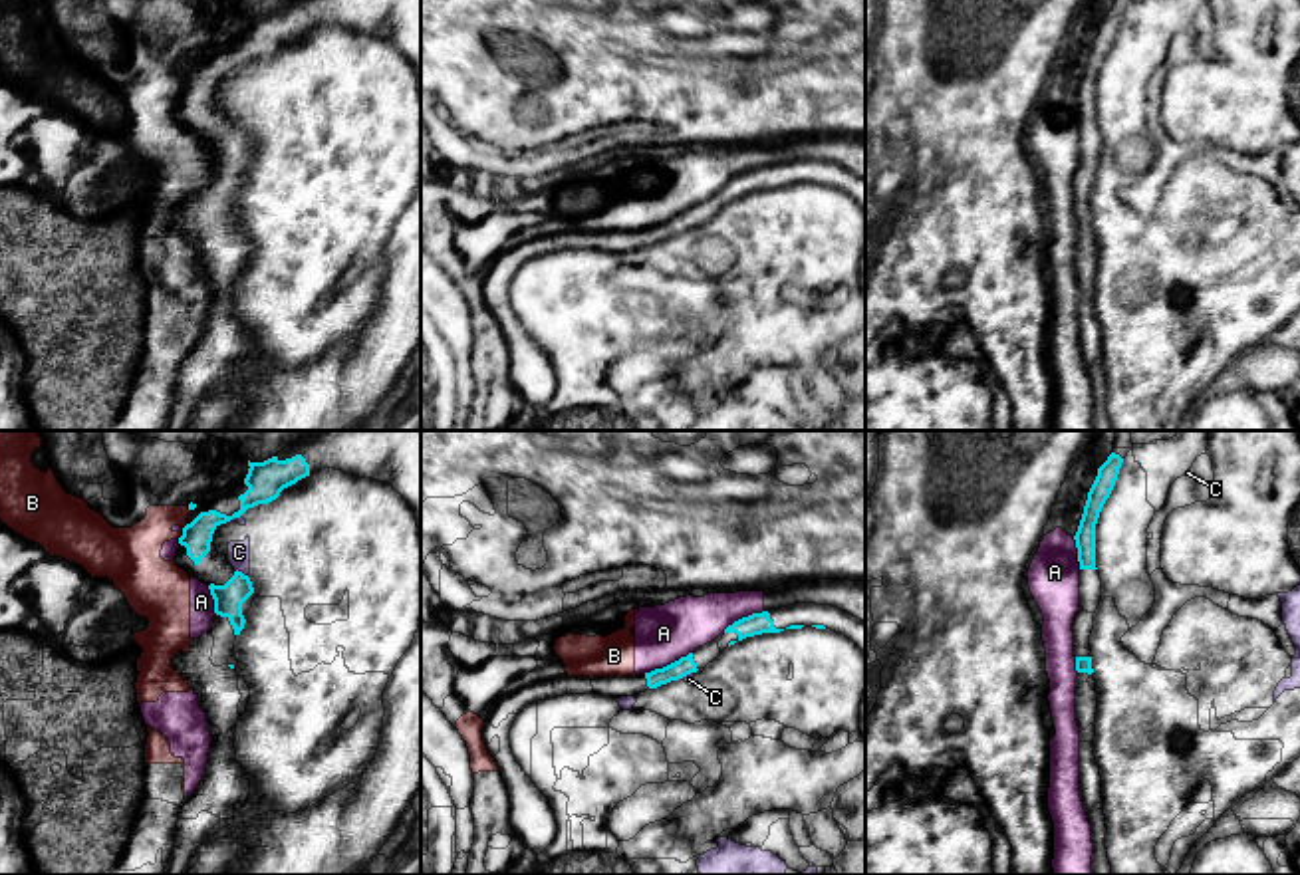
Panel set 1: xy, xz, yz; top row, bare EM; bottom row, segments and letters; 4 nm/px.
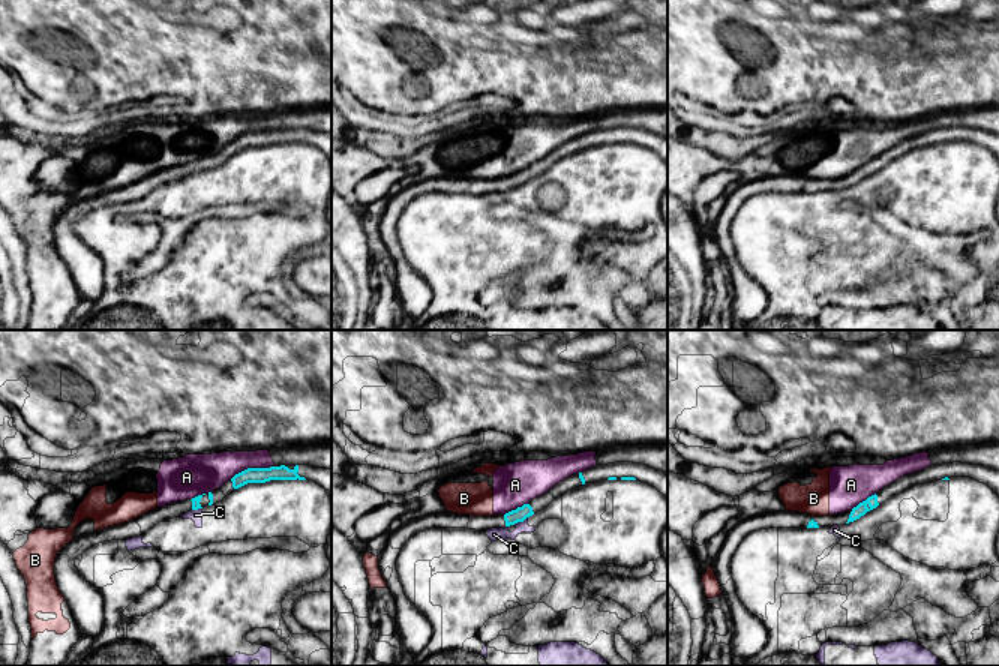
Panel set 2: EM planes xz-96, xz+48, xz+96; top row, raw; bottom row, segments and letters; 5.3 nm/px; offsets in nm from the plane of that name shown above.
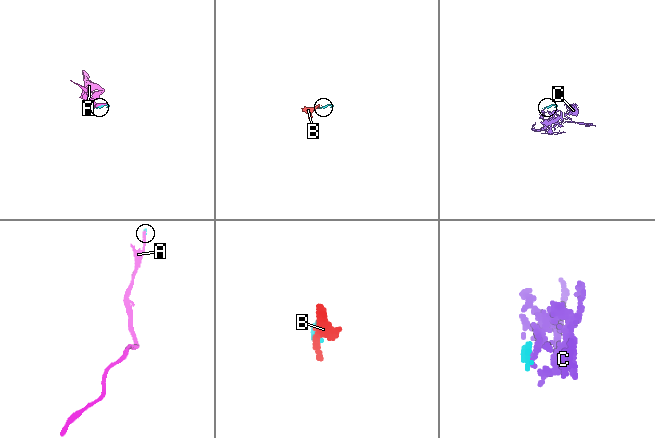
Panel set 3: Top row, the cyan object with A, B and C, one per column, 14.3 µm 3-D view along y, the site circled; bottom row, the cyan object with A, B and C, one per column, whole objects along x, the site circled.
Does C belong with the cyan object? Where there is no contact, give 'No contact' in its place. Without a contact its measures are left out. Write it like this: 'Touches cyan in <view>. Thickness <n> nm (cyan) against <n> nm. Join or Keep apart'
Touches cyan in xy. Thickness 120 nm (cyan) against 100 nm. Keep apart

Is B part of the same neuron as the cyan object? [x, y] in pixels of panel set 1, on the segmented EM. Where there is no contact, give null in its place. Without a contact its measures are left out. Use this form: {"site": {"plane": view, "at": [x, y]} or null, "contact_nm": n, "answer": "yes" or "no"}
{"site": {"plane": "xy", "at": [181, 536]}, "contact_nm": 40, "answer": "no"}

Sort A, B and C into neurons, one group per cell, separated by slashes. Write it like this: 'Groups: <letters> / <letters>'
Groups: A B / C

